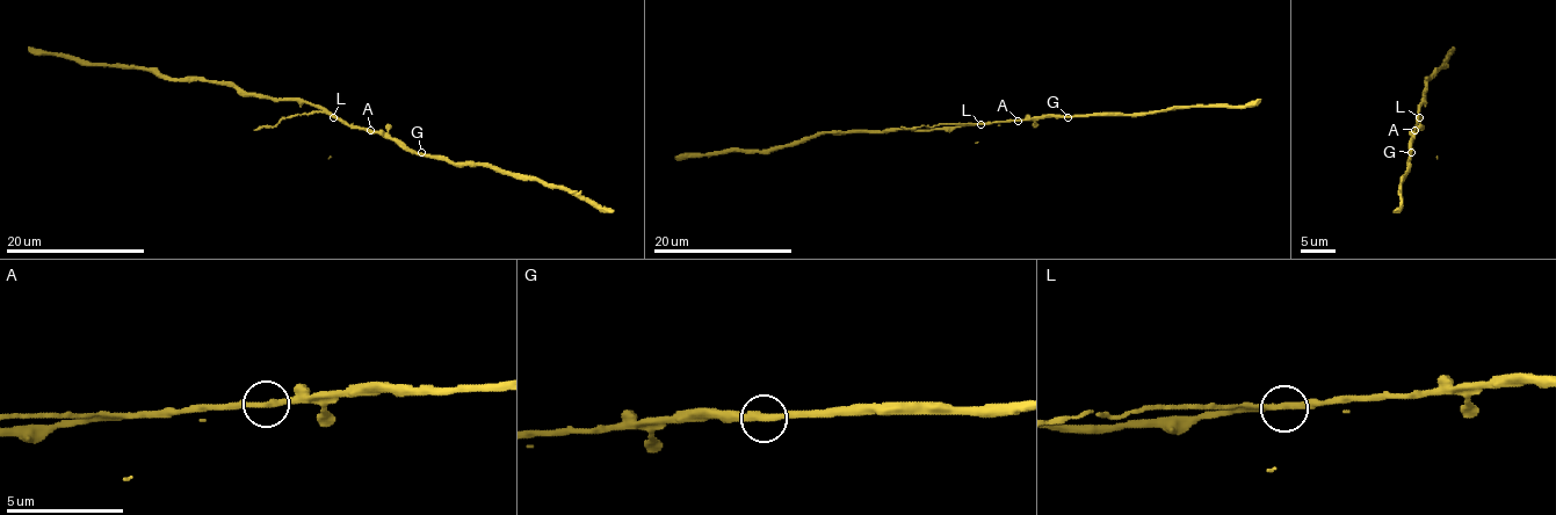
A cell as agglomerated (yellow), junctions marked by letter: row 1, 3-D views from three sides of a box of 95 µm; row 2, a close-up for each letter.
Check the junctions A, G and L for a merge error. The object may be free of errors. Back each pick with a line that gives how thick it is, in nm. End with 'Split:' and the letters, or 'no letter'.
L: 300 nm
Split: L

